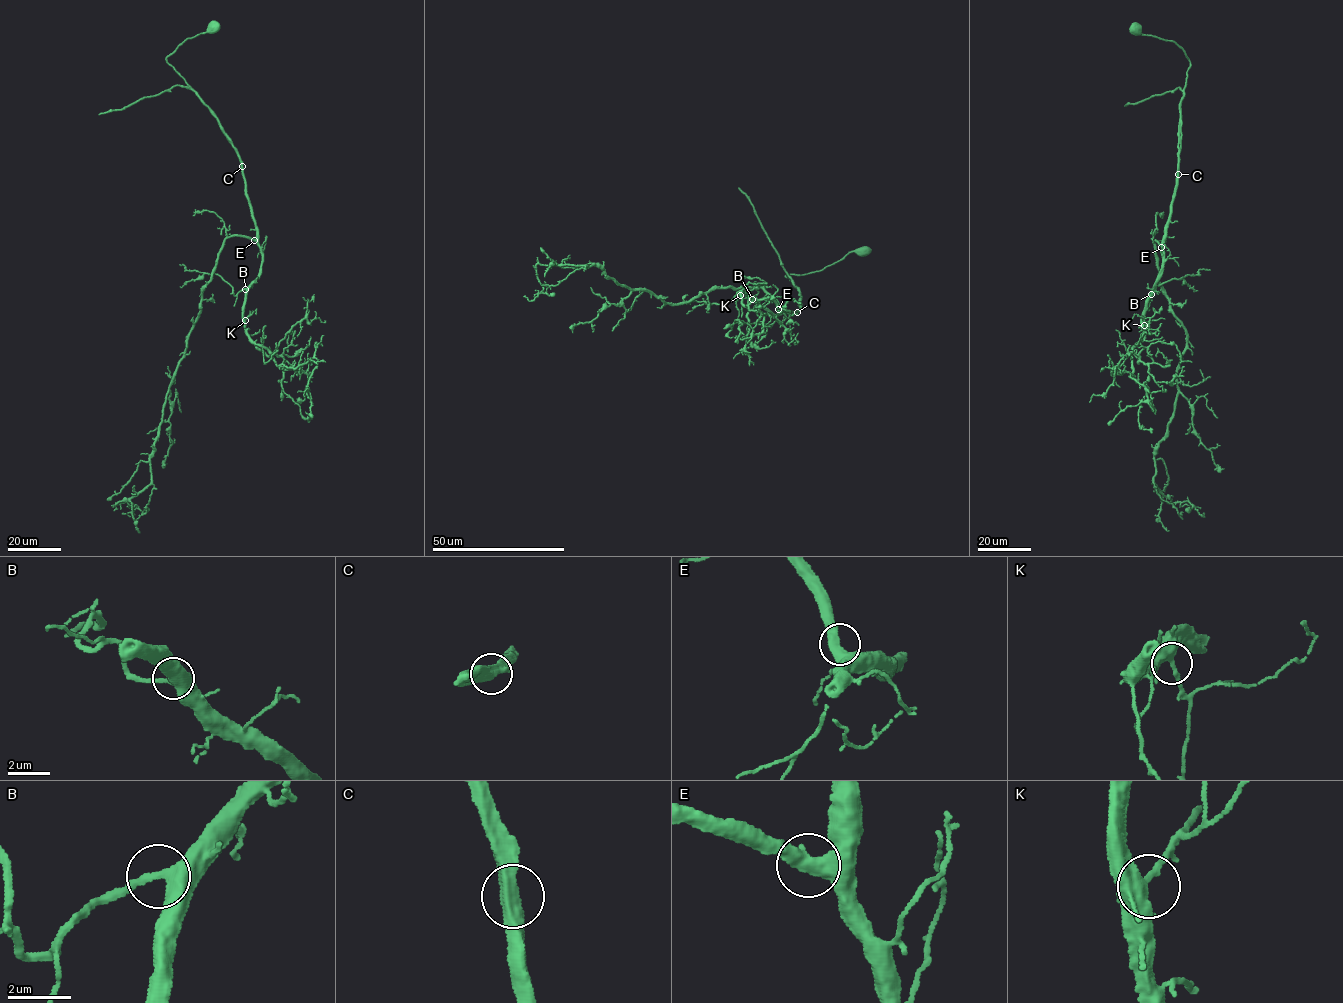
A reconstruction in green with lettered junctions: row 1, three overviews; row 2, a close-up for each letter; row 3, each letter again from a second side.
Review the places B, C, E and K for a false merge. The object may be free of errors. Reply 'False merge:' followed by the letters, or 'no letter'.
False merge: no letter

